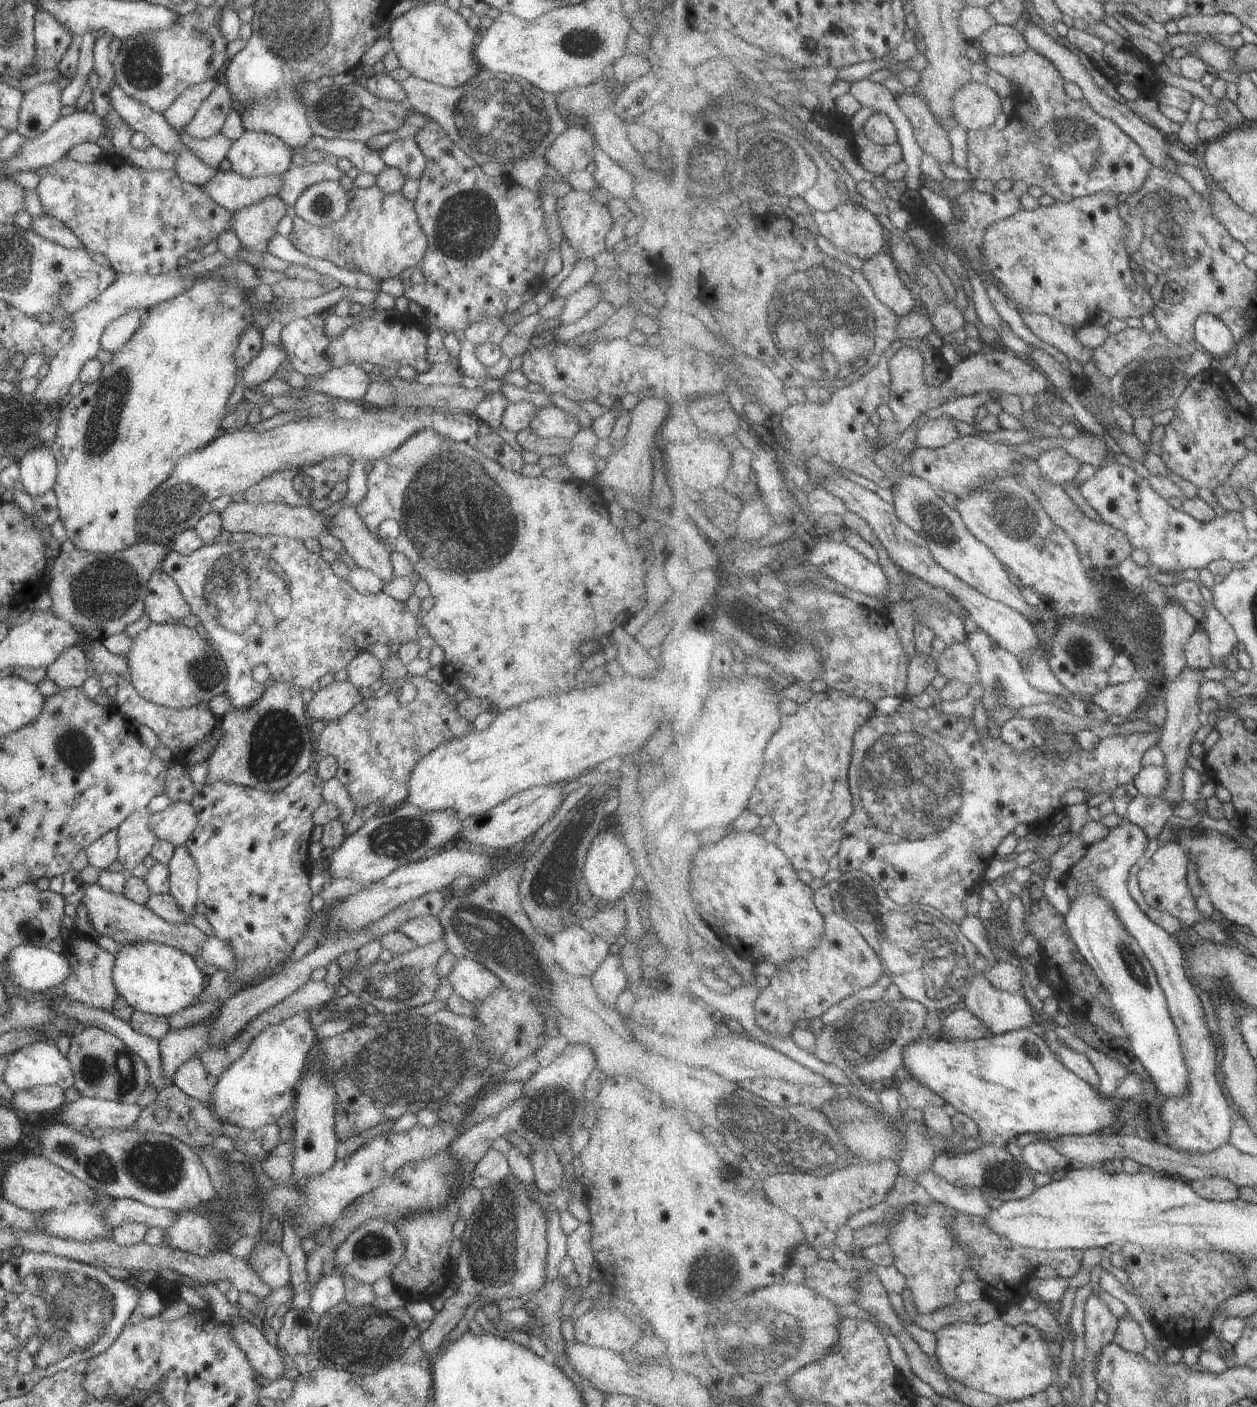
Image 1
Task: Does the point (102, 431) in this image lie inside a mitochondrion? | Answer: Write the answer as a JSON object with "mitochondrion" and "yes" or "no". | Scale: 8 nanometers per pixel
{"mitochondrion":"yes"}

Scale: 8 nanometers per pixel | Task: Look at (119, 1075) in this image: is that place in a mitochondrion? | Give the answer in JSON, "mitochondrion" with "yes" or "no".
{"mitochondrion":"yes"}

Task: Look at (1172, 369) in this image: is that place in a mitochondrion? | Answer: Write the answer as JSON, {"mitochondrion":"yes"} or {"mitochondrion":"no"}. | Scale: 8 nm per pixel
{"mitochondrion":"yes"}

